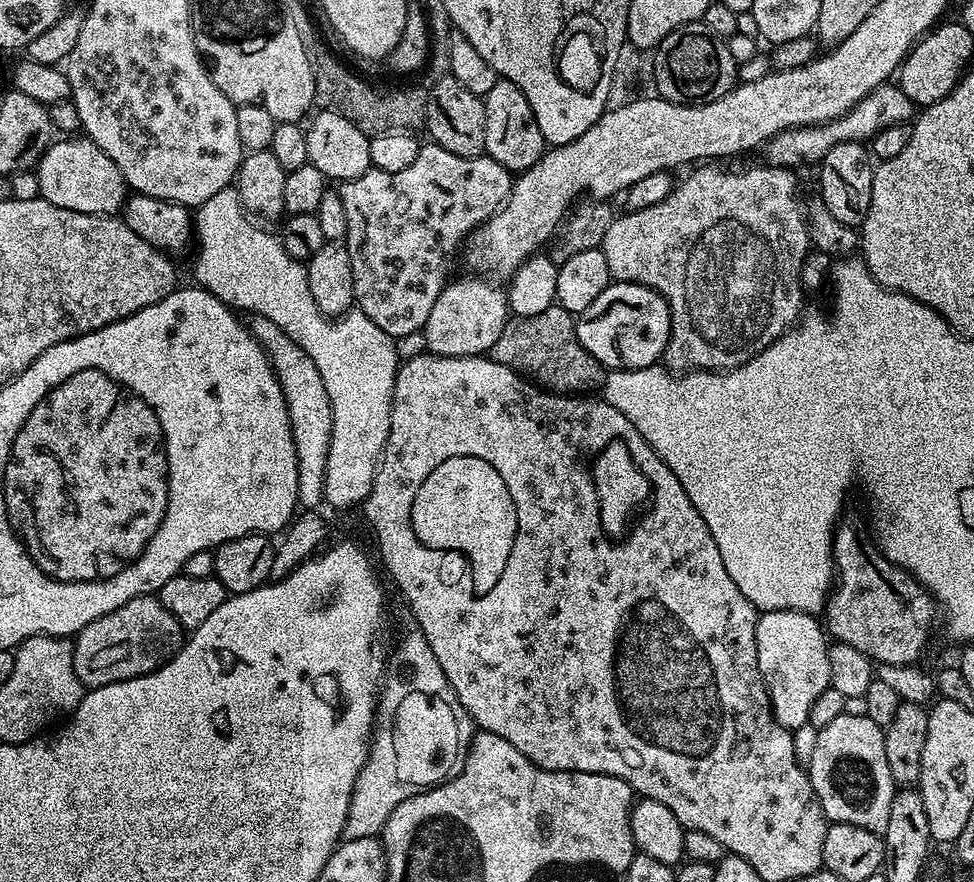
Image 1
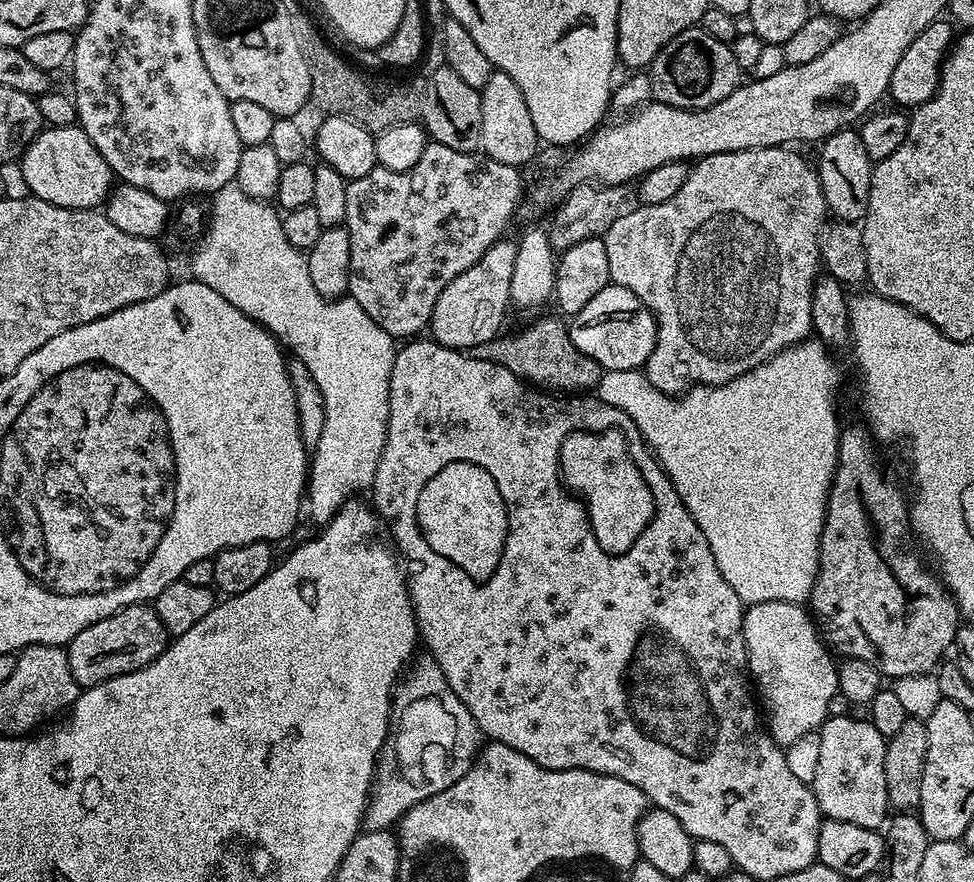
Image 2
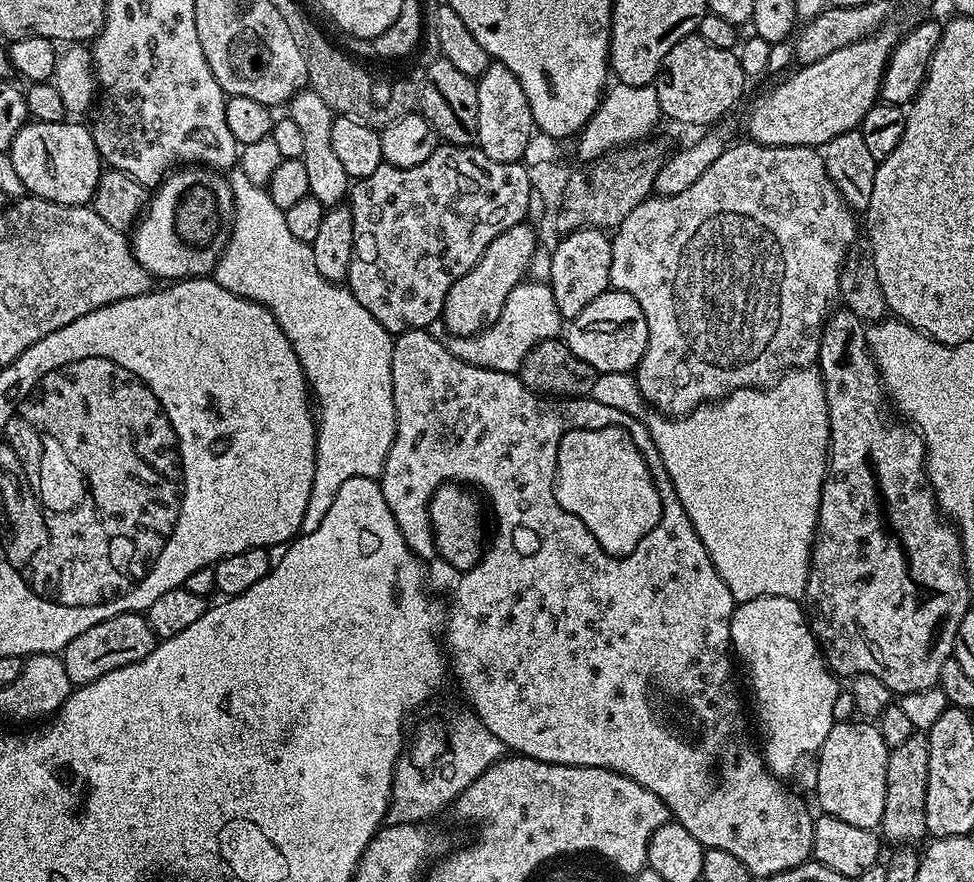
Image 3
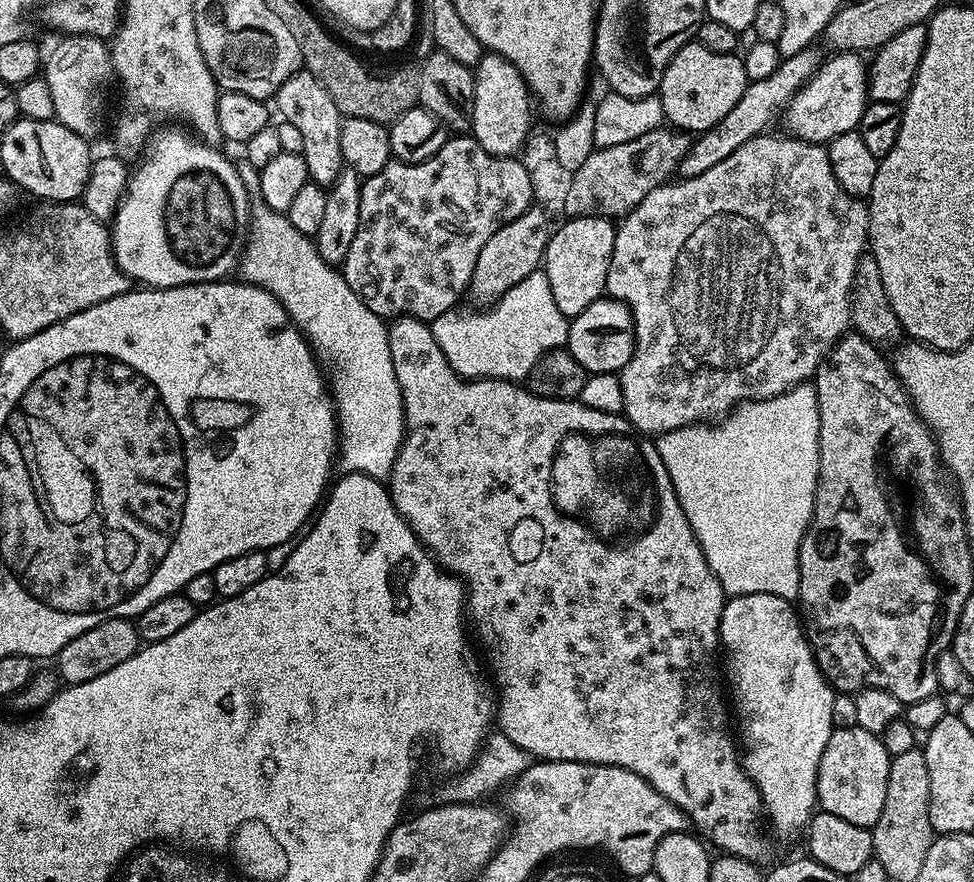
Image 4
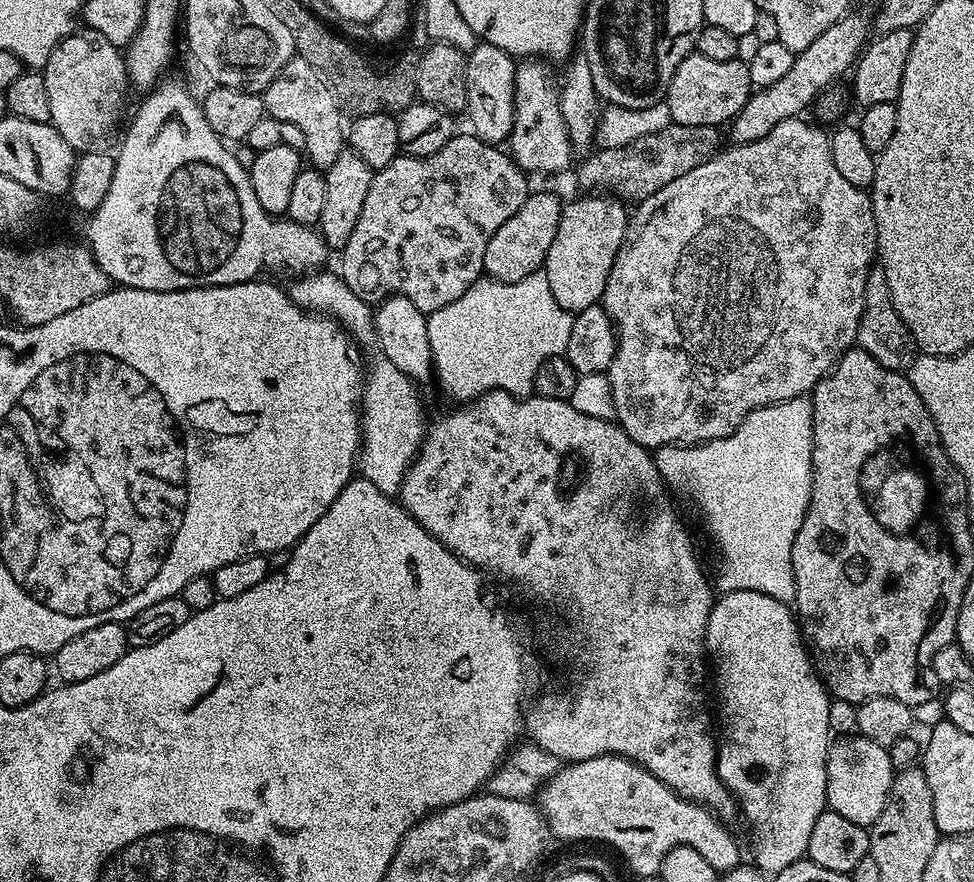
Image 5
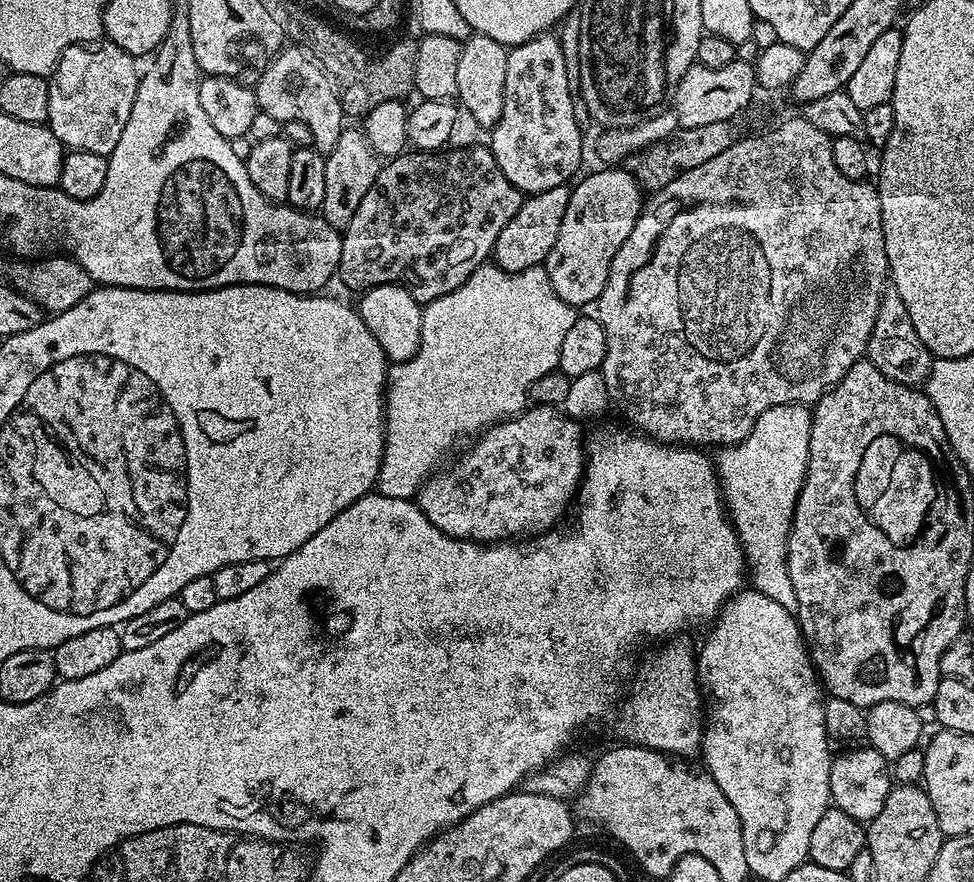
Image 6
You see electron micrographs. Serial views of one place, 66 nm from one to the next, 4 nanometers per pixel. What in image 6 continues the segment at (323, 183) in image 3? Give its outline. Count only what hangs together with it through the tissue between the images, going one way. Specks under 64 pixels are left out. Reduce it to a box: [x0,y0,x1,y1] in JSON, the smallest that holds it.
[254,46,346,154]

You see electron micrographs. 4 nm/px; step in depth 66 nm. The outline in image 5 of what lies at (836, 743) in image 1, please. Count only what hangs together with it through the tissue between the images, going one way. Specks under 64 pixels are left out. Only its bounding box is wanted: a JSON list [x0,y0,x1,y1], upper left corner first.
[827,734,893,826]

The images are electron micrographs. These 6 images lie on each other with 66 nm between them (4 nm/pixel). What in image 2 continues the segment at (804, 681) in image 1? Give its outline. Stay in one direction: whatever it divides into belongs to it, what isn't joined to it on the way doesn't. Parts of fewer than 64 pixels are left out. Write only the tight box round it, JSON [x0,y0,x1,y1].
[744,602,840,746]

